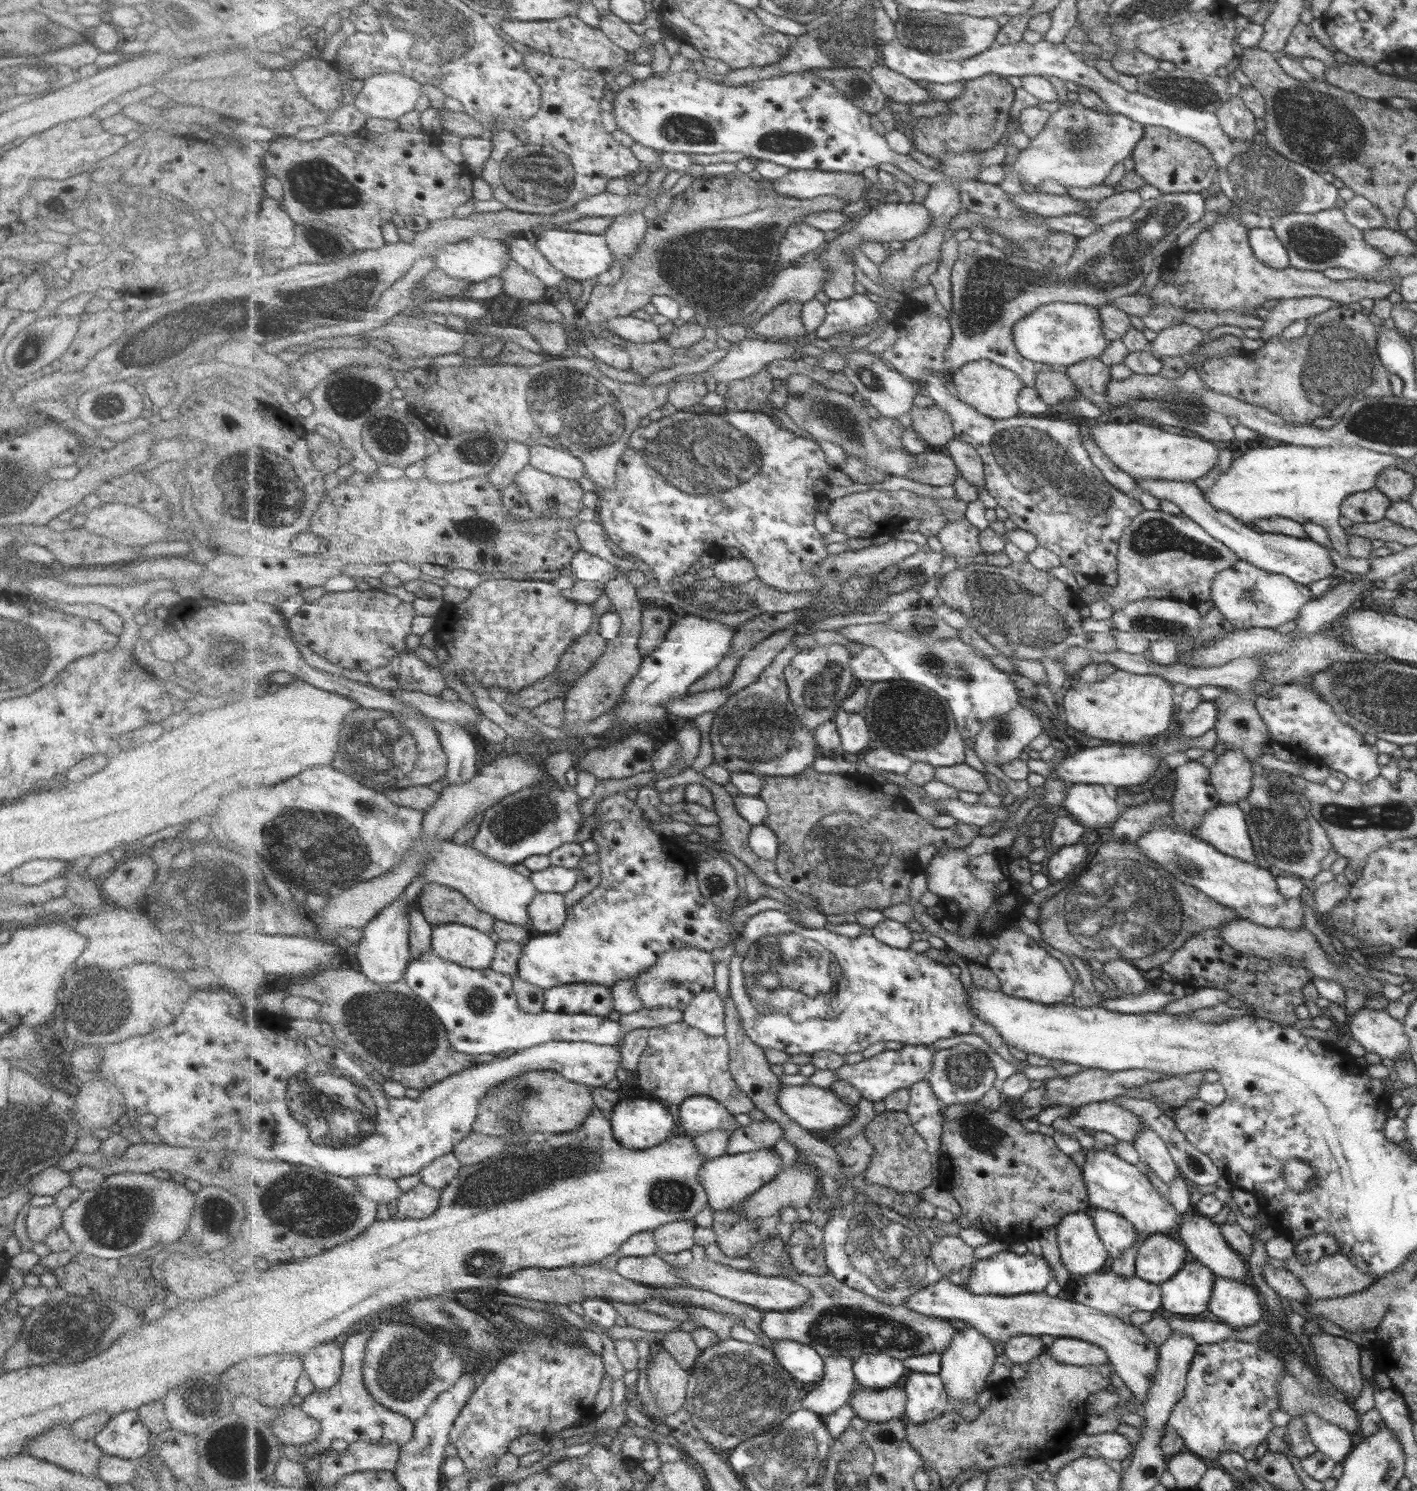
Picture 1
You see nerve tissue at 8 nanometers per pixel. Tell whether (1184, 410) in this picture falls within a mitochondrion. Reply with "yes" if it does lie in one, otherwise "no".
yes

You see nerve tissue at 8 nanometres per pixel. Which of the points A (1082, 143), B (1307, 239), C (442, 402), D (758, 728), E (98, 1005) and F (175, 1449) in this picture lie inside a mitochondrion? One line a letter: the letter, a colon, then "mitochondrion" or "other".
A: mitochondrion
B: mitochondrion
C: other
D: mitochondrion
E: mitochondrion
F: other

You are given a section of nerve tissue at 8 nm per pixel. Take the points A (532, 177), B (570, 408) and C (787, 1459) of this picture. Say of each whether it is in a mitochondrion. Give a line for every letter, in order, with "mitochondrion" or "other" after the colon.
A: mitochondrion
B: mitochondrion
C: mitochondrion

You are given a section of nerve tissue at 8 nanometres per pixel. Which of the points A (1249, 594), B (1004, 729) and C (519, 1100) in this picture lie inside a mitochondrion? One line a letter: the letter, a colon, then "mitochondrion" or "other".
A: mitochondrion
B: mitochondrion
C: mitochondrion

